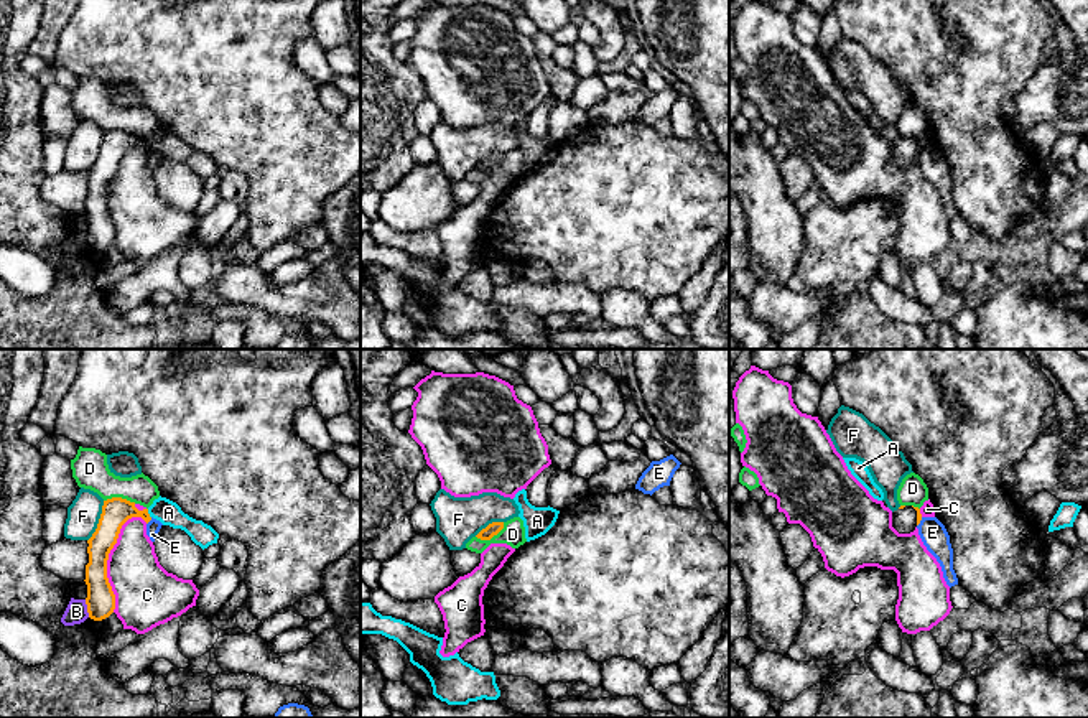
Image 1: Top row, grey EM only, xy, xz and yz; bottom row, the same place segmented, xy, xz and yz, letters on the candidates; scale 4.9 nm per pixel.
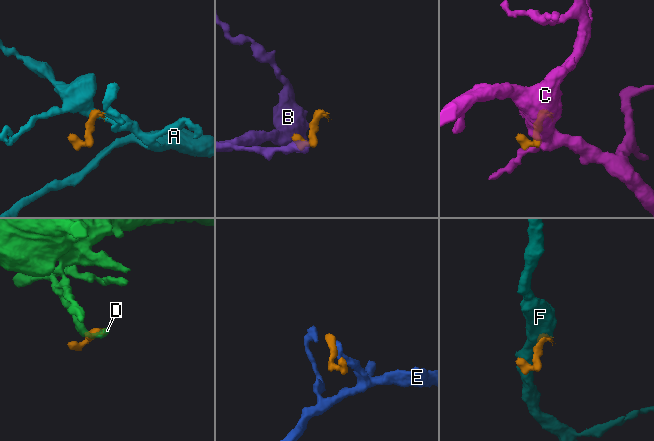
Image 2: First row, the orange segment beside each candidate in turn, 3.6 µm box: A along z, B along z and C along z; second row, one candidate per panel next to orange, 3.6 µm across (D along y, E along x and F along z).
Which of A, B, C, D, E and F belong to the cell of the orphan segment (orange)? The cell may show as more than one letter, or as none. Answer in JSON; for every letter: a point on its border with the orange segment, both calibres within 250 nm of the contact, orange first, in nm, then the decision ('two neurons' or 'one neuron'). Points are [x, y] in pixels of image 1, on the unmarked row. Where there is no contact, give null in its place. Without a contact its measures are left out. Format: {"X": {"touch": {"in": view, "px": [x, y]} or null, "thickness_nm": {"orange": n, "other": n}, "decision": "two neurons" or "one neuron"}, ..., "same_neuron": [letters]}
{"A": {"touch": {"in": "xy", "px": [148, 145]}, "thickness_nm": {"orange": 140, "other": 120}, "decision": "two neurons"}, "B": {"touch": {"in": "xy", "px": [88, 239]}, "thickness_nm": {"orange": 140, "other": 110}, "decision": "two neurons"}, "C": {"touch": {"in": "xy", "px": [107, 190]}, "thickness_nm": {"orange": 140, "other": 300}, "decision": "two neurons"}, "D": {"touch": {"in": "xz", "px": [491, 168]}, "thickness_nm": {"orange": 70, "other": 120}, "decision": "two neurons"}, "E": {"touch": {"in": "xy", "px": [150, 150]}, "thickness_nm": {"orange": 140, "other": 70}, "decision": "two neurons"}, "F": {"touch": {"in": "xy", "px": [99, 152]}, "thickness_nm": {"orange": 140, "other": 160}, "decision": "two neurons"}, "same_neuron": []}

